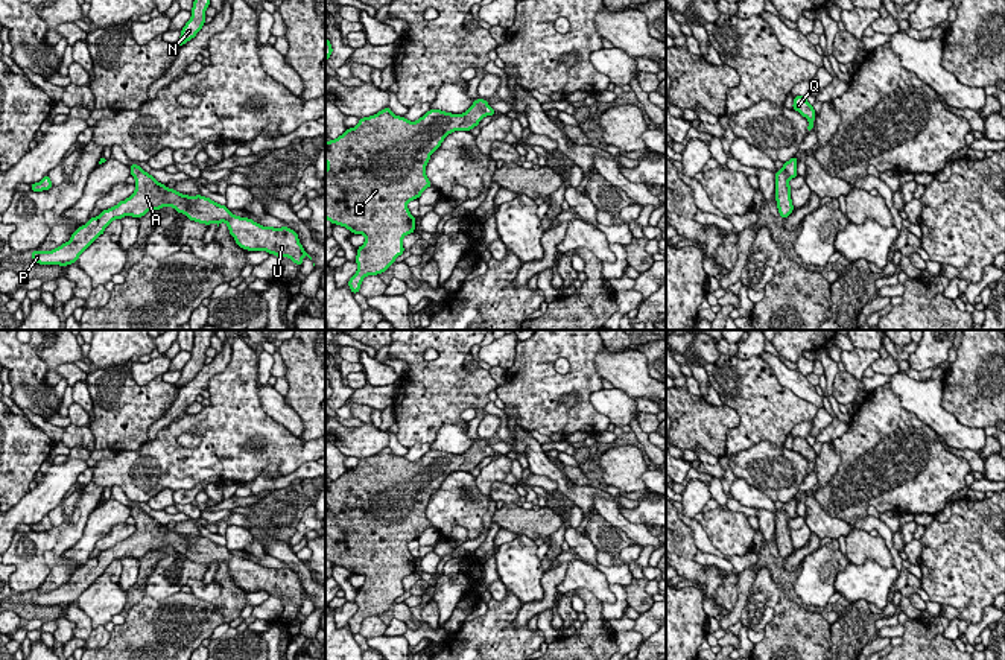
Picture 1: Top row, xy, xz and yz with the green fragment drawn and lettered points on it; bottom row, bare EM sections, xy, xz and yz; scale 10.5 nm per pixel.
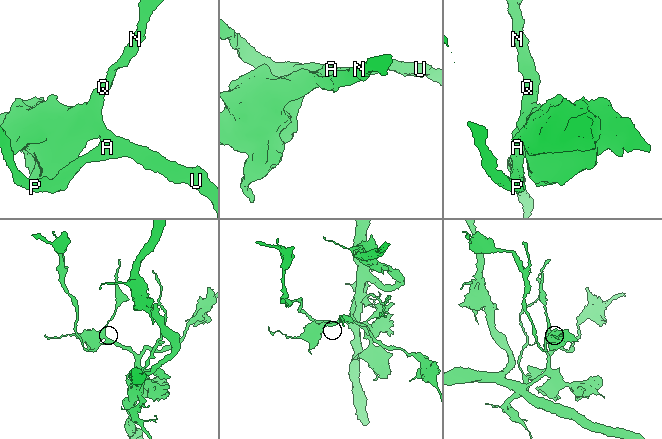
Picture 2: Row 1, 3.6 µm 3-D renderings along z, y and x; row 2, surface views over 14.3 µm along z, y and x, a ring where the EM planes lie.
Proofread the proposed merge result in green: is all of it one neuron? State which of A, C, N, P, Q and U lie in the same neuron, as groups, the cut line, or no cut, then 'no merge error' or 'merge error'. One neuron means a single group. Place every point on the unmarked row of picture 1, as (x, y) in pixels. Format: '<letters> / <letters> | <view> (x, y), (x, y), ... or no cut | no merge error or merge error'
A C N P Q U | no cut | no merge error

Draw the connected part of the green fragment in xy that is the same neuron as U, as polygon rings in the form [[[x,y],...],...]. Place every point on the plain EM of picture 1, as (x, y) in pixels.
[[[131,505],[131,517],[135,519],[135,532],[120,541],[117,546],[103,551],[99,557],[91,558],[79,567],[68,582],[52,592],[32,592],[32,601],[40,605],[67,607],[78,602],[79,596],[100,576],[114,561],[125,557],[143,558],[149,551],[173,547],[178,554],[185,555],[190,561],[211,566],[225,563],[236,584],[248,592],[266,592],[277,598],[289,598],[293,604],[303,605],[307,596],[300,584],[298,575],[289,567],[274,569],[263,567],[252,560],[234,557],[227,546],[220,546],[210,538],[196,535],[181,535],[175,529],[160,525],[152,516],[144,512],[138,505]]]

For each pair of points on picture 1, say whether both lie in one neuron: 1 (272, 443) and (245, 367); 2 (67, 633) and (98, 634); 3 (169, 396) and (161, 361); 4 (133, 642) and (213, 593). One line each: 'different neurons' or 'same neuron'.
1: same neuron
2: different neurons
3: different neurons
4: different neurons

